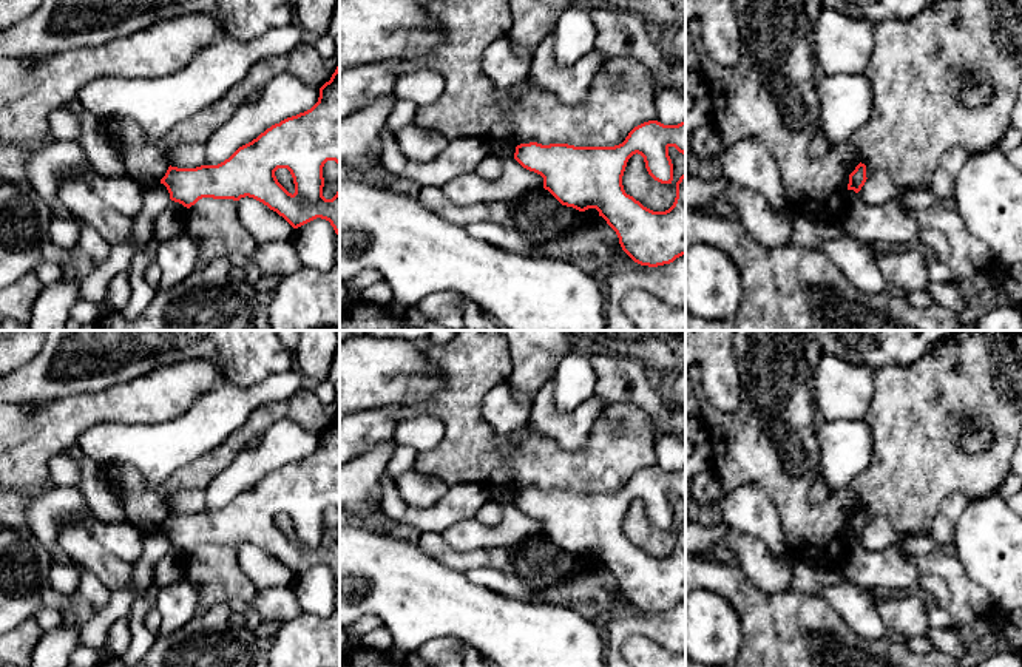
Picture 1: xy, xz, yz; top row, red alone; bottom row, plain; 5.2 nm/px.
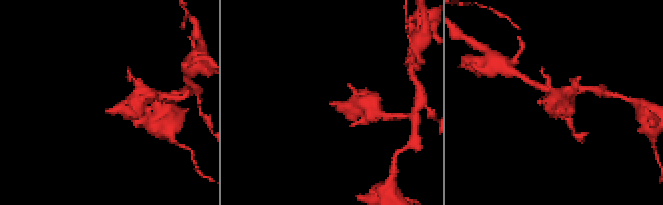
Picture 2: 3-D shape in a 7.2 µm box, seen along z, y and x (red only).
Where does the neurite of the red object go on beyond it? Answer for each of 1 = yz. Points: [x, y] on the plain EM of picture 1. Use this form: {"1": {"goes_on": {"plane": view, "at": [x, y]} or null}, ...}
{"1": {"goes_on": null}}

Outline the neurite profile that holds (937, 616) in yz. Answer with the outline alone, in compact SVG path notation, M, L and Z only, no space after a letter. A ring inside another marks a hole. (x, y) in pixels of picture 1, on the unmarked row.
M937 604L928 607L926 619L931 628L951 628L959 631L959 625L951 619L948 610Z

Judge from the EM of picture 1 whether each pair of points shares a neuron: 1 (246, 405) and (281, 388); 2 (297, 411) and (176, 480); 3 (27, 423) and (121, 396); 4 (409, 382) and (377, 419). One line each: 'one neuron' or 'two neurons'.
1: one neuron
2: one neuron
3: one neuron
4: two neurons

